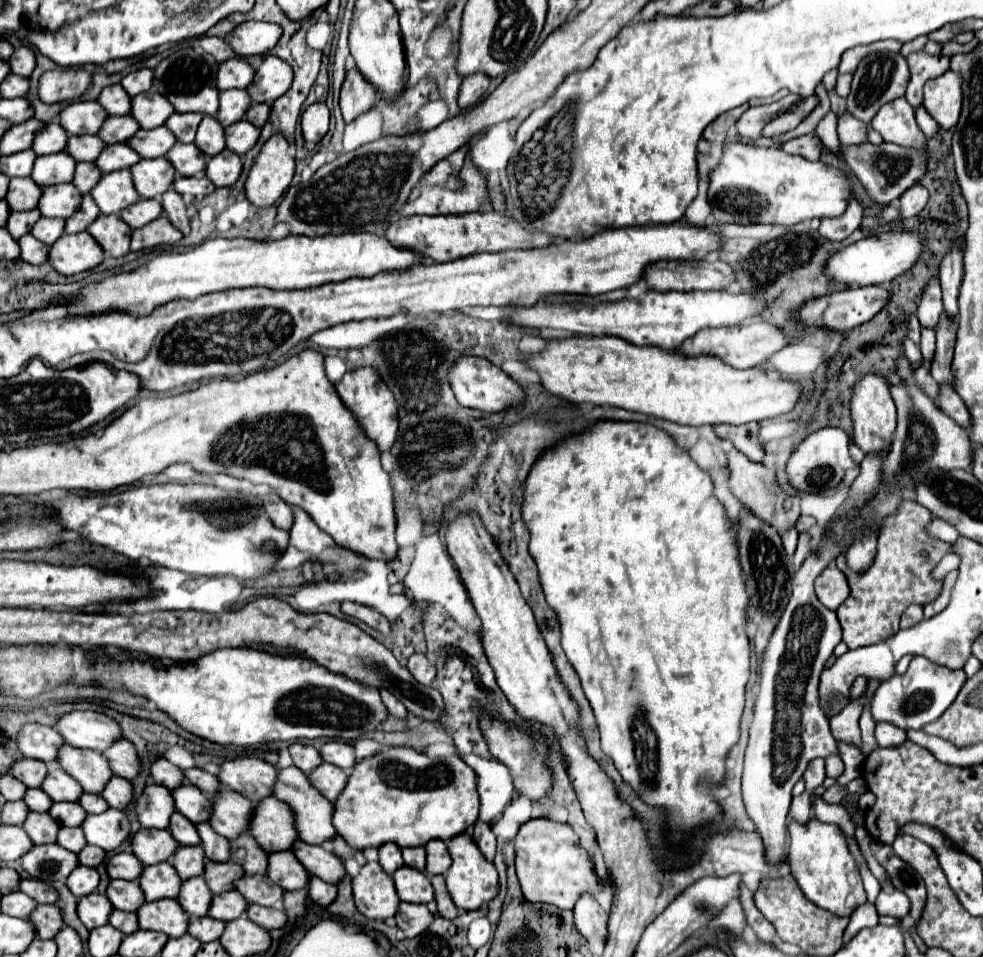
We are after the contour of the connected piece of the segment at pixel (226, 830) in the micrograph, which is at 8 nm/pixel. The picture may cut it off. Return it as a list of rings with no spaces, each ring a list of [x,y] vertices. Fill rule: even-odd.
[[[221,788],[217,796],[211,796],[213,800],[213,816],[209,824],[213,826],[215,832],[221,836],[233,840],[241,836],[243,832],[249,832],[249,810],[253,810],[253,802],[249,798]]]

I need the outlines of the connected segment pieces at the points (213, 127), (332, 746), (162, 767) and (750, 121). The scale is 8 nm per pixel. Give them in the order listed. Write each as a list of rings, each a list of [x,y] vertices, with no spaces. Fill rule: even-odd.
[[[203,116],[195,144],[207,156],[217,156],[221,150],[225,150],[225,128],[213,116]]]
[[[331,740],[321,748],[321,756],[323,756],[323,762],[335,764],[339,768],[353,768],[357,764],[355,748],[351,742],[347,744],[341,740]]]
[[[159,758],[157,762],[153,762],[151,766],[151,778],[157,782],[157,784],[163,784],[167,786],[169,790],[175,790],[177,786],[183,784],[185,776],[183,776],[183,770],[175,764],[171,764],[167,758]]]
[[[789,94],[773,104],[767,104],[767,106],[751,106],[739,120],[737,120],[737,134],[741,138],[759,138],[761,136],[761,130],[767,122],[771,122],[779,112],[785,112],[789,110],[795,102],[799,100],[797,94]]]

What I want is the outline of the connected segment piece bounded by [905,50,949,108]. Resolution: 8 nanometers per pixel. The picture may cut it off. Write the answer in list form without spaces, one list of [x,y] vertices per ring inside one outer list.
[[[919,50],[919,52],[909,54],[907,62],[909,62],[909,70],[911,70],[911,80],[909,80],[905,98],[909,100],[911,106],[917,108],[921,104],[923,84],[929,78],[937,78],[949,70],[949,56],[941,56],[941,54],[931,56],[925,50]]]

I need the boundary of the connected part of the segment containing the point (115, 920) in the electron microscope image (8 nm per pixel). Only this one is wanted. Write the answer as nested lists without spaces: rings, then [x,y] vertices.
[[[113,910],[111,918],[109,918],[109,924],[115,926],[117,930],[121,930],[125,936],[127,936],[127,934],[133,934],[133,932],[139,930],[139,926],[137,926],[137,914],[135,914],[135,912]]]

